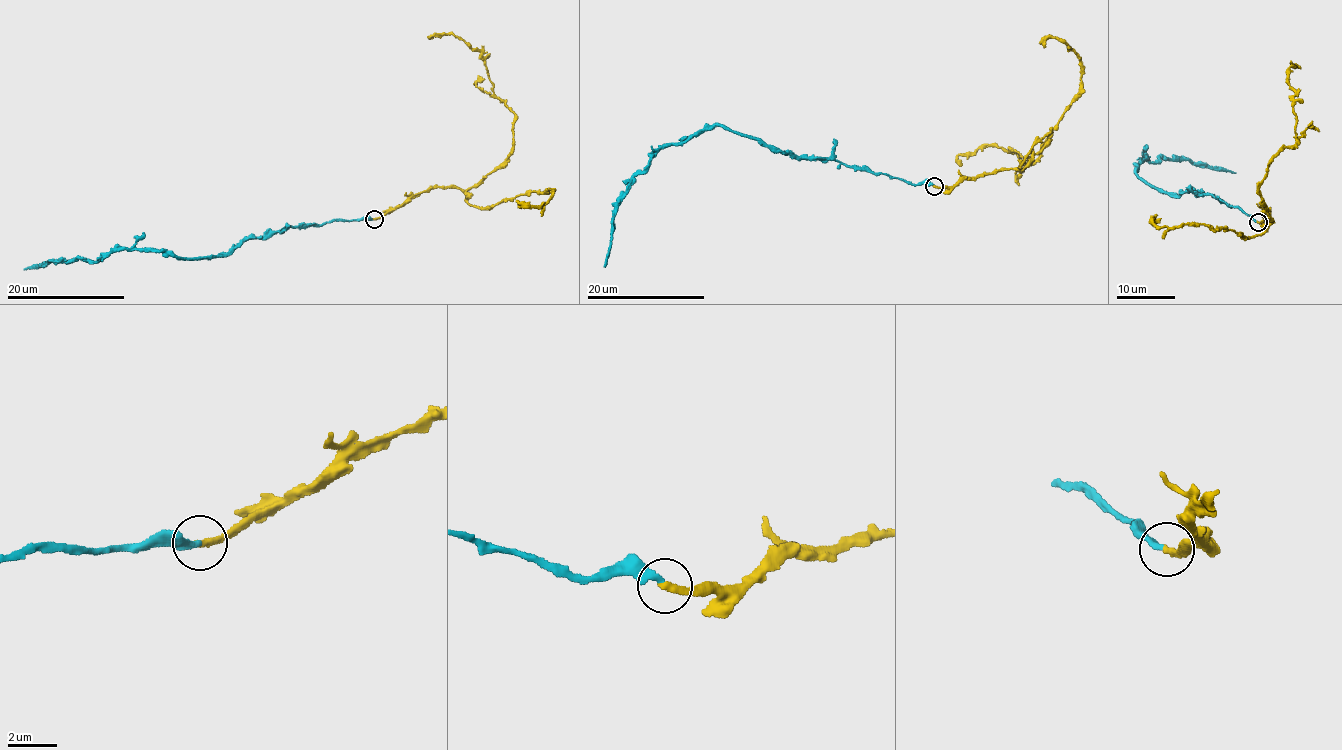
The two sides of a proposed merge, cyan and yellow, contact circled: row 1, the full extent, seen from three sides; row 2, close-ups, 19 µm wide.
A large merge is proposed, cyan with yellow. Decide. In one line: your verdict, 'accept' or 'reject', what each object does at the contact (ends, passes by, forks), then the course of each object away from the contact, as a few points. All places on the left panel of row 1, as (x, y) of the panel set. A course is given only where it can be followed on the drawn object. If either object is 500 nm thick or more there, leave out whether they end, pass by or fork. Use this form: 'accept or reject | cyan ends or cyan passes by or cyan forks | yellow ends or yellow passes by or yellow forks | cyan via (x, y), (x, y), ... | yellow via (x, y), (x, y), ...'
accept | cyan ends | yellow ends | cyan via (374, 219), (334, 219), (321, 225), (284, 228), (196, 259), (113, 250), (96, 261), (53, 260), (24, 269) | yellow via (374, 219), (435, 188), (468, 189), (512, 148), (514, 114), (494, 94), (485, 58), (452, 34), (431, 39)

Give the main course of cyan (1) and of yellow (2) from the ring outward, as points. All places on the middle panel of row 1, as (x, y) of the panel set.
1: (934, 186), (834, 160), (796, 159), (720, 126), (709, 127), (661, 145), (636, 176), (613, 218), (604, 267)
2: (934, 186), (1022, 169), (1051, 134), (1034, 159), (987, 146), (961, 153), (961, 166)

